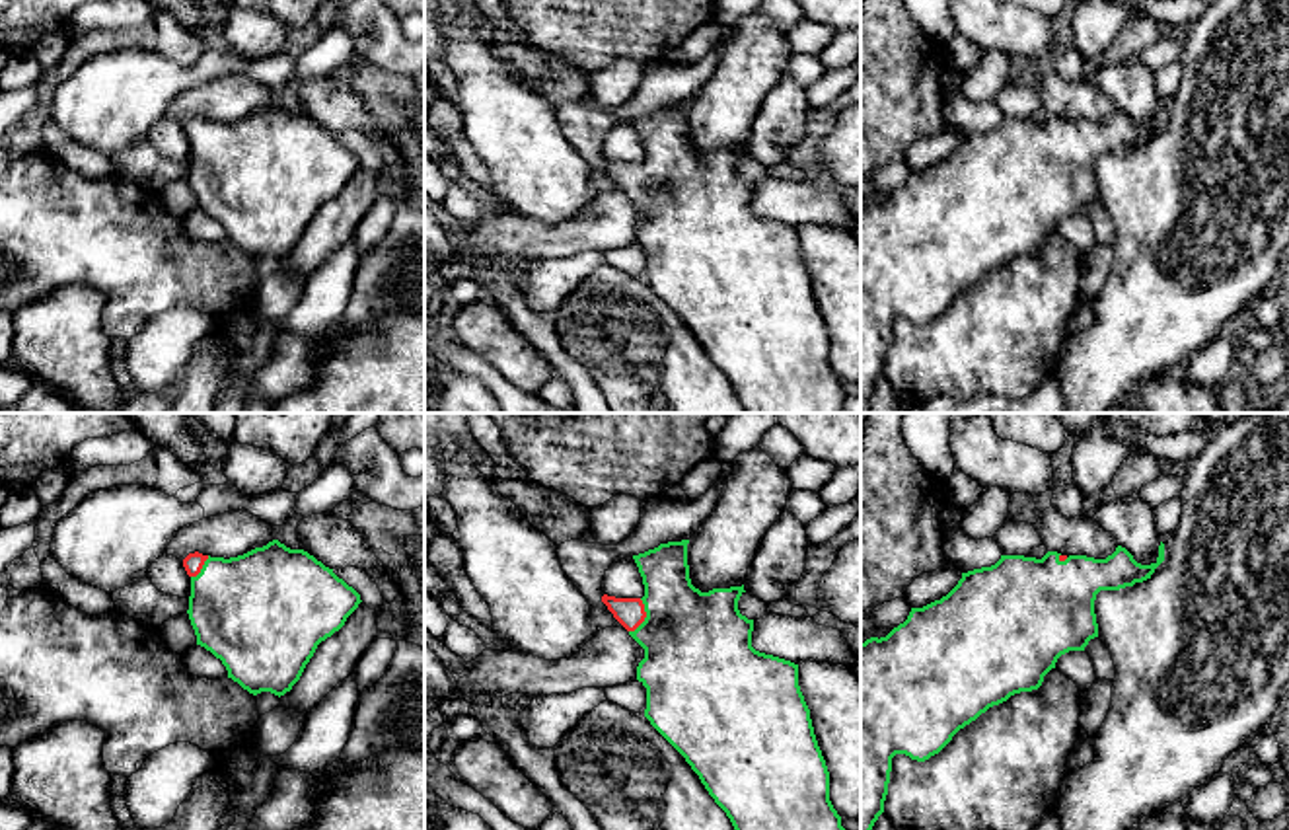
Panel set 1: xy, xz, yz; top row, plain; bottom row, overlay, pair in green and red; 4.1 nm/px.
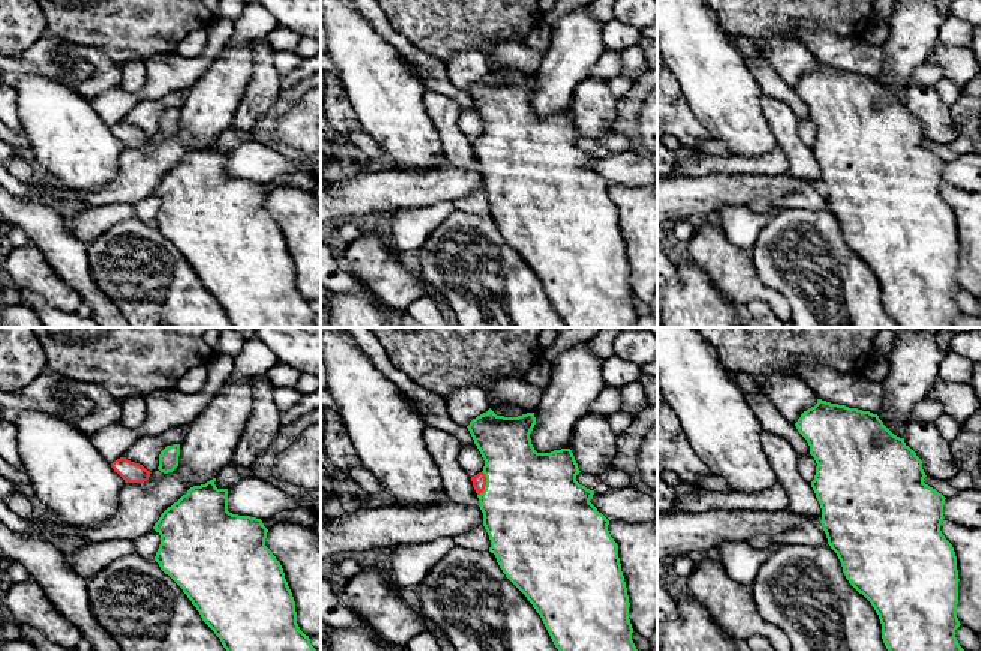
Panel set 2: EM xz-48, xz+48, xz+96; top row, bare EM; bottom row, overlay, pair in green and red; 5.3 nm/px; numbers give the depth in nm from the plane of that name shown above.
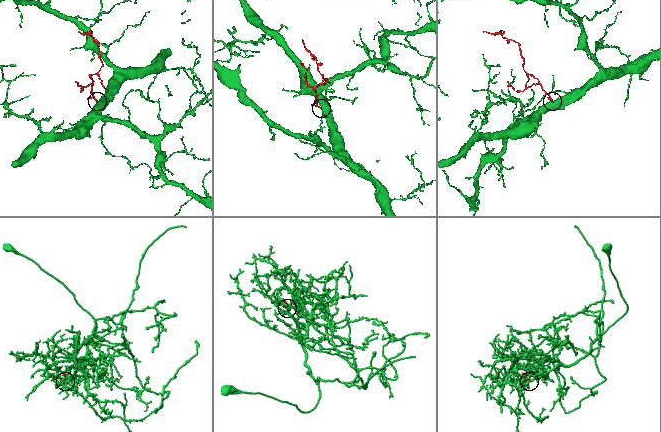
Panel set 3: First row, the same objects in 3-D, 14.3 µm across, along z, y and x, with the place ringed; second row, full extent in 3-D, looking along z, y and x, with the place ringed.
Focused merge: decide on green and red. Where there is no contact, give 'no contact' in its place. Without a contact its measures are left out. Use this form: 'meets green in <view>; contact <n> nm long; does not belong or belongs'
meets green in xz; contact 150 nm long; belongs

